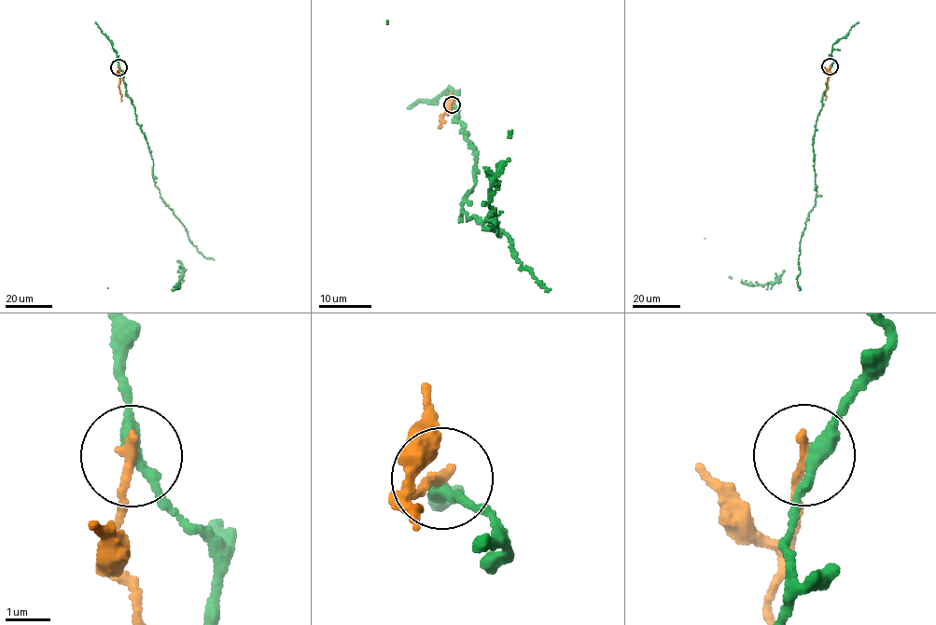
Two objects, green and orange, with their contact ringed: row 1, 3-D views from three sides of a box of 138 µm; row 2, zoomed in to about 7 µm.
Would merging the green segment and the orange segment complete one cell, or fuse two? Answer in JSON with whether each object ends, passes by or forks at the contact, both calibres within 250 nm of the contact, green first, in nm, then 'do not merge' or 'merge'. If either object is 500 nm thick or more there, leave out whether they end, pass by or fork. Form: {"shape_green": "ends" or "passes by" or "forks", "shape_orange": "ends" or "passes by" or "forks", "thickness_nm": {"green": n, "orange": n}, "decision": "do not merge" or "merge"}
{"shape_green": "passes by", "shape_orange": "ends", "thickness_nm": {"green": 300, "orange": 200}, "decision": "do not merge"}

